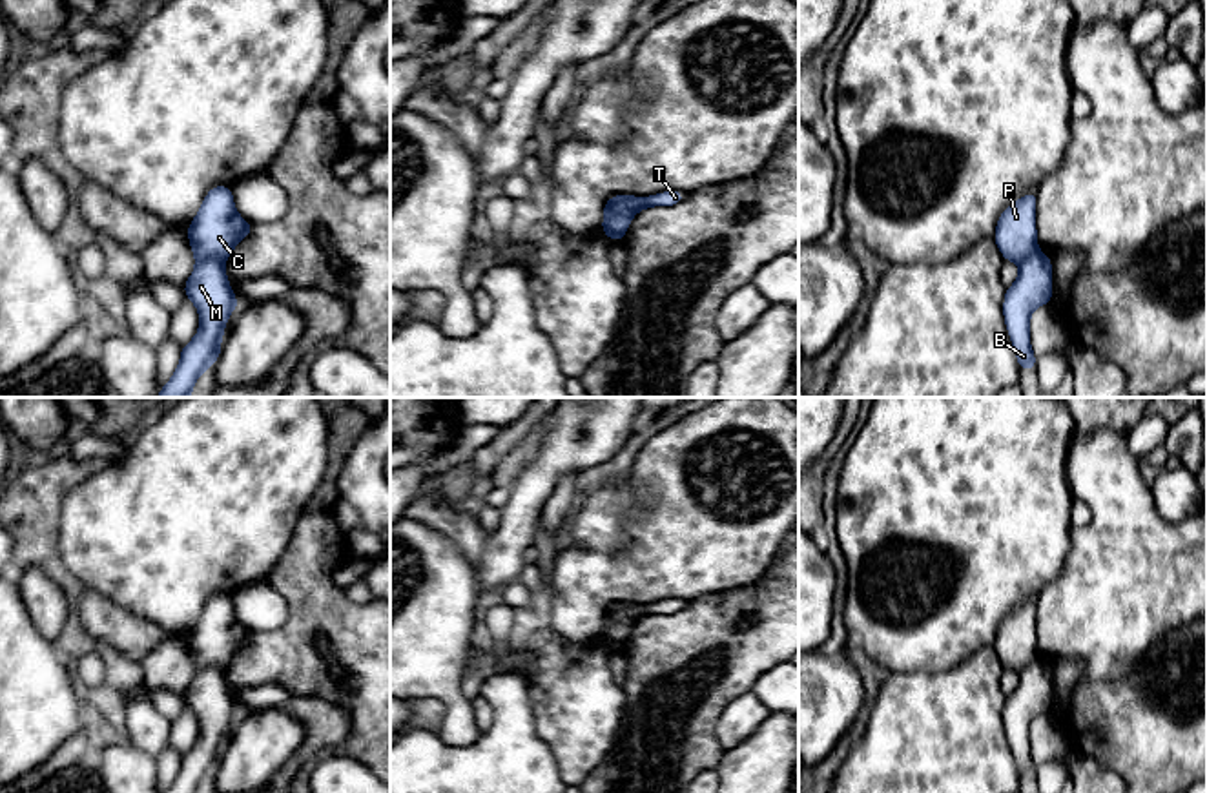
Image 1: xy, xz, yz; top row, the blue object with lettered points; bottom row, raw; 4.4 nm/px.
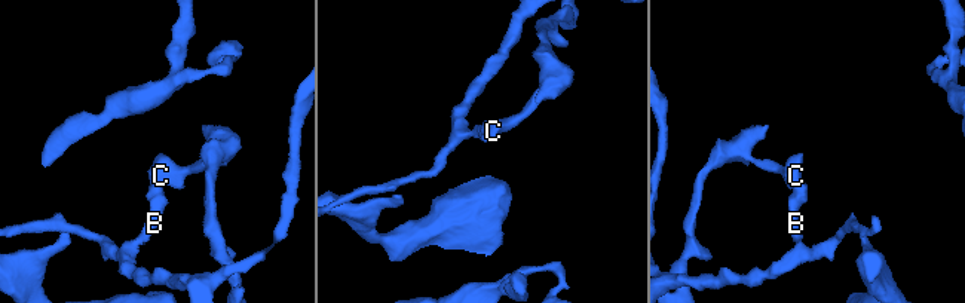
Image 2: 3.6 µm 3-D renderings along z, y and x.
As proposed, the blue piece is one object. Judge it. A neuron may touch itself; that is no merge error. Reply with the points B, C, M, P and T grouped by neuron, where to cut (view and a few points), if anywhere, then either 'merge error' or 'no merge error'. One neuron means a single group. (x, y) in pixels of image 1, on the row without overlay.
B M / C P T | xy (223, 668), (197, 669) | merge error

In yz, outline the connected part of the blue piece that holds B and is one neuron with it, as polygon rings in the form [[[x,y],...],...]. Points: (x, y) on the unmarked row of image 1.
[[[1032,660],[1019,671],[1016,691],[1005,700],[1005,735],[1010,740],[1012,757],[1019,778],[1036,777],[1036,762],[1030,757],[1030,722],[1052,709],[1052,669],[1043,660]]]

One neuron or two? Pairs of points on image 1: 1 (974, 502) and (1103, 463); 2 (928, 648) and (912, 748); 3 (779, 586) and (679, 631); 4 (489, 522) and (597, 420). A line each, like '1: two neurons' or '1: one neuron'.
1: two neurons
2: two neurons
3: one neuron
4: two neurons

